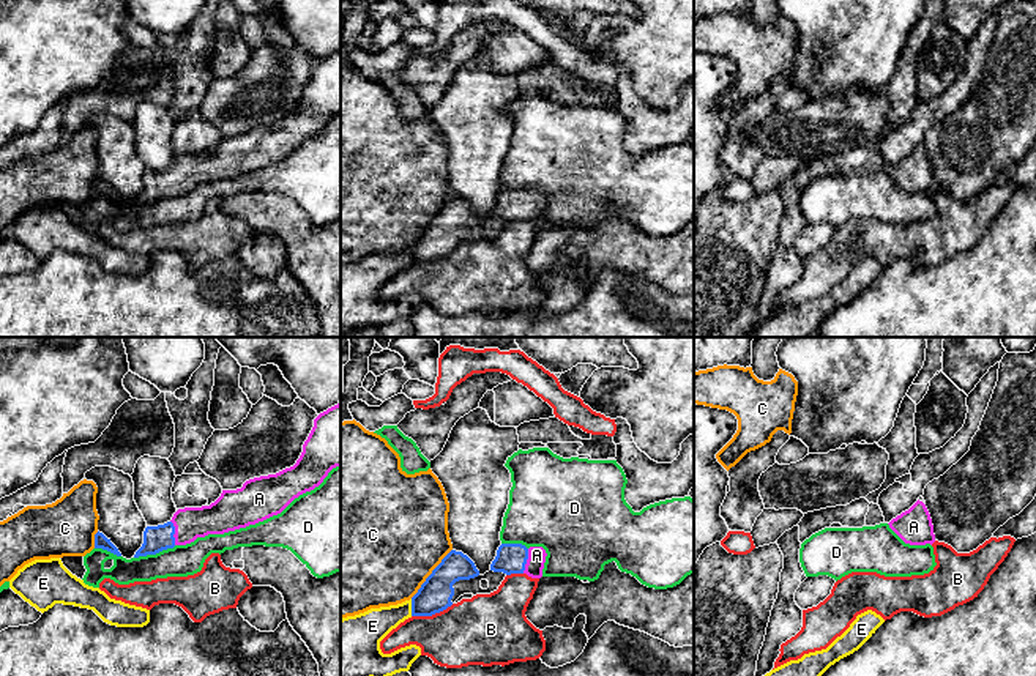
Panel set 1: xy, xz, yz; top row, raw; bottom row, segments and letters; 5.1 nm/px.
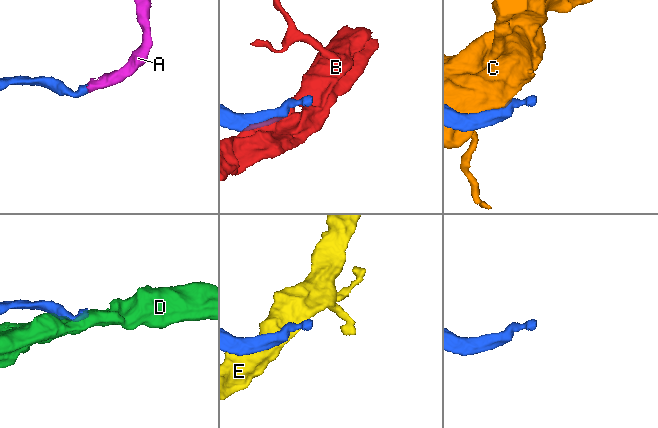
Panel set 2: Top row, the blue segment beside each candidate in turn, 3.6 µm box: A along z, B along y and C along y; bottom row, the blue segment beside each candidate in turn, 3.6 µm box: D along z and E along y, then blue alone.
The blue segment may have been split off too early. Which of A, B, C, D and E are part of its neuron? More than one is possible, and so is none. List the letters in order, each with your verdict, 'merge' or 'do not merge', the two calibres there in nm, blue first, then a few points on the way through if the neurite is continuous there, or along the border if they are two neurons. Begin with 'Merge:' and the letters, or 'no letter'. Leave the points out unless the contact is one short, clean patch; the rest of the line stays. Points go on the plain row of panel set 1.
Merge: A
A: merge; calibres 160 and 100 nm; way xz (511, 205), (525, 208), (536, 202)
B: do not merge; calibres 170 and 340 nm
C: do not merge; calibres 170 and 500 nm
D: do not merge; calibres 130 and 160 nm; border xy (175, 193), (134, 205)
E: do not merge; calibres 170 and 170 nm

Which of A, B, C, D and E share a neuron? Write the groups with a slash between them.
A / B / C / D / E

